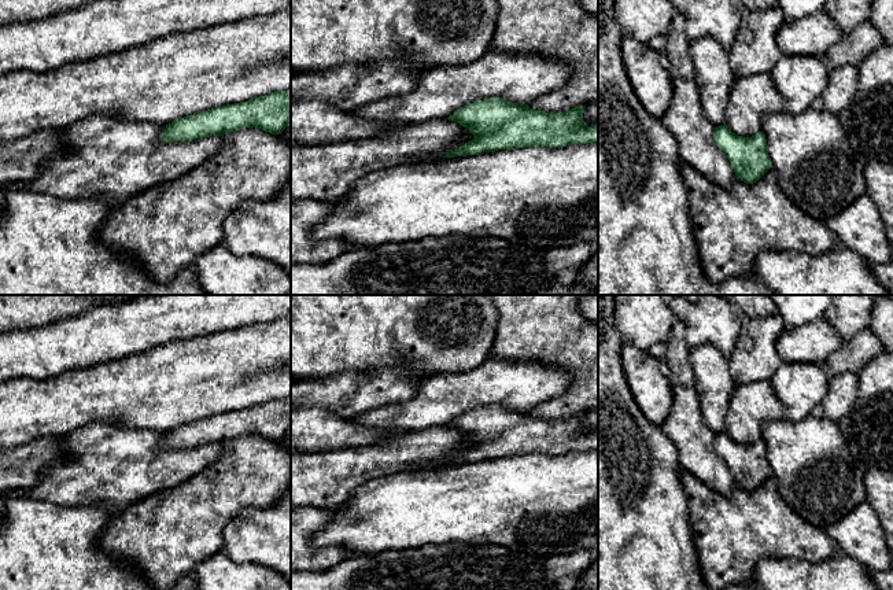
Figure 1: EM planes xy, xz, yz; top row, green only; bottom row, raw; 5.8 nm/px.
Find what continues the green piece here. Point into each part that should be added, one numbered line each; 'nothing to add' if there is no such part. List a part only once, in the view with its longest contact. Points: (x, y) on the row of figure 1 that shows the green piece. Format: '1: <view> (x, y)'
nothing to add

